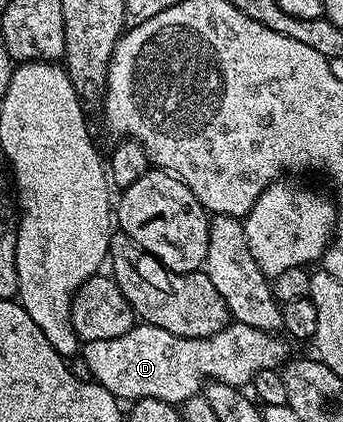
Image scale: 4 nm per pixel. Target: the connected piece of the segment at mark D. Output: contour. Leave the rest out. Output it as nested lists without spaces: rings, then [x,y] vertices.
[[[138,322],[128,334],[120,334],[120,338],[85,341],[80,348],[80,360],[86,363],[91,372],[87,373],[94,383],[104,386],[104,390],[117,396],[119,401],[156,398],[181,406],[188,398],[199,395],[207,382],[242,388],[249,385],[260,370],[281,369],[291,355],[289,346],[281,335],[237,322],[227,324],[208,338],[184,338],[160,326]]]

